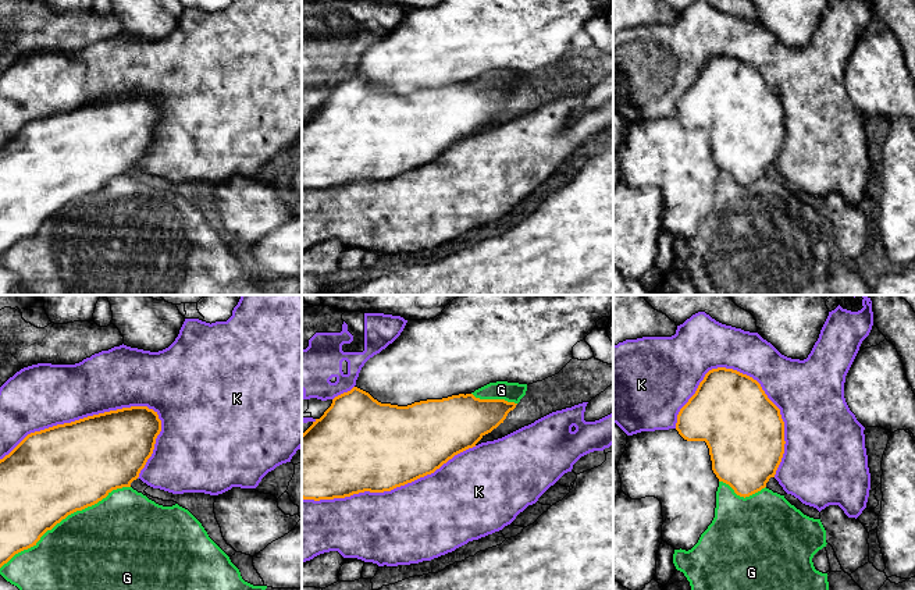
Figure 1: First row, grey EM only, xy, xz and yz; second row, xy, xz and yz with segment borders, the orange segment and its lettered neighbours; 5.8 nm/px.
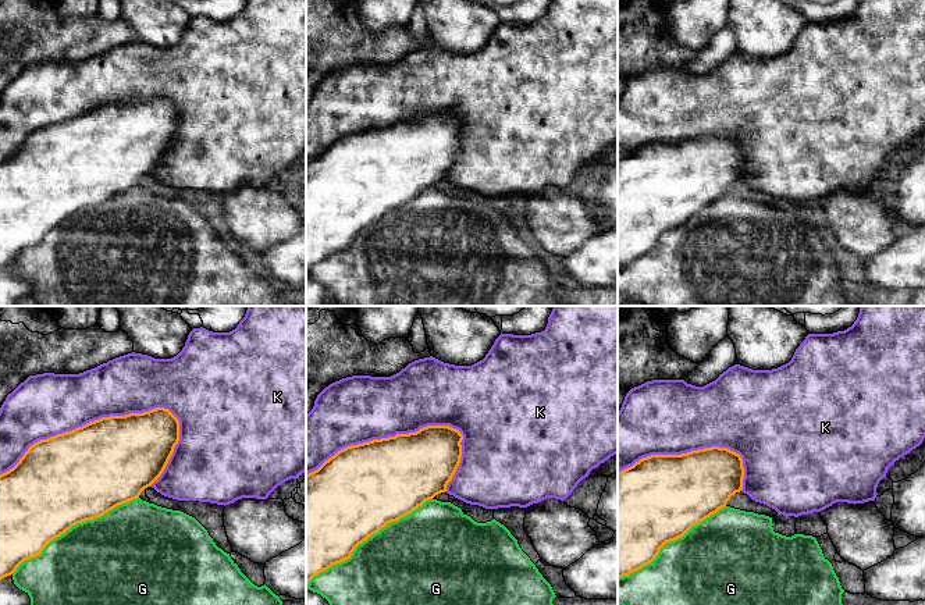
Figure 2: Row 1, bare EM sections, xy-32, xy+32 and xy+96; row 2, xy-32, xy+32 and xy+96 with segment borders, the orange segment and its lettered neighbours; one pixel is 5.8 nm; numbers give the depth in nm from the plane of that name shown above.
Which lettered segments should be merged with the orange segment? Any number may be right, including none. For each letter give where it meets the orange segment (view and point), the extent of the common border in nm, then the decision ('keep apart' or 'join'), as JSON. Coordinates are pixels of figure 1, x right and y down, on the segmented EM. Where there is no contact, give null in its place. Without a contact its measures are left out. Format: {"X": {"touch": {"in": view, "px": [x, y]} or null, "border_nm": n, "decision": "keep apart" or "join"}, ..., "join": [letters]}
{"G": {"touch": {"in": "xy", "px": [64, 518]}, "border_nm": 900, "decision": "keep apart"}, "K": {"touch": {"in": "xy", "px": [81, 419]}, "border_nm": 950, "decision": "keep apart"}, "join": []}

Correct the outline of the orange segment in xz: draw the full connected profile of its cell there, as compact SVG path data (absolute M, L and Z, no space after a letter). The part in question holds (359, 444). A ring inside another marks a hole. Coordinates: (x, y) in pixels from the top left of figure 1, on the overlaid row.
M353 387L332 399L331 406L302 434L302 498L334 500L370 491L384 493L434 473L455 455L476 444L506 419L517 404L505 399L480 399L459 394L427 399L407 406L381 404L369 392Z

